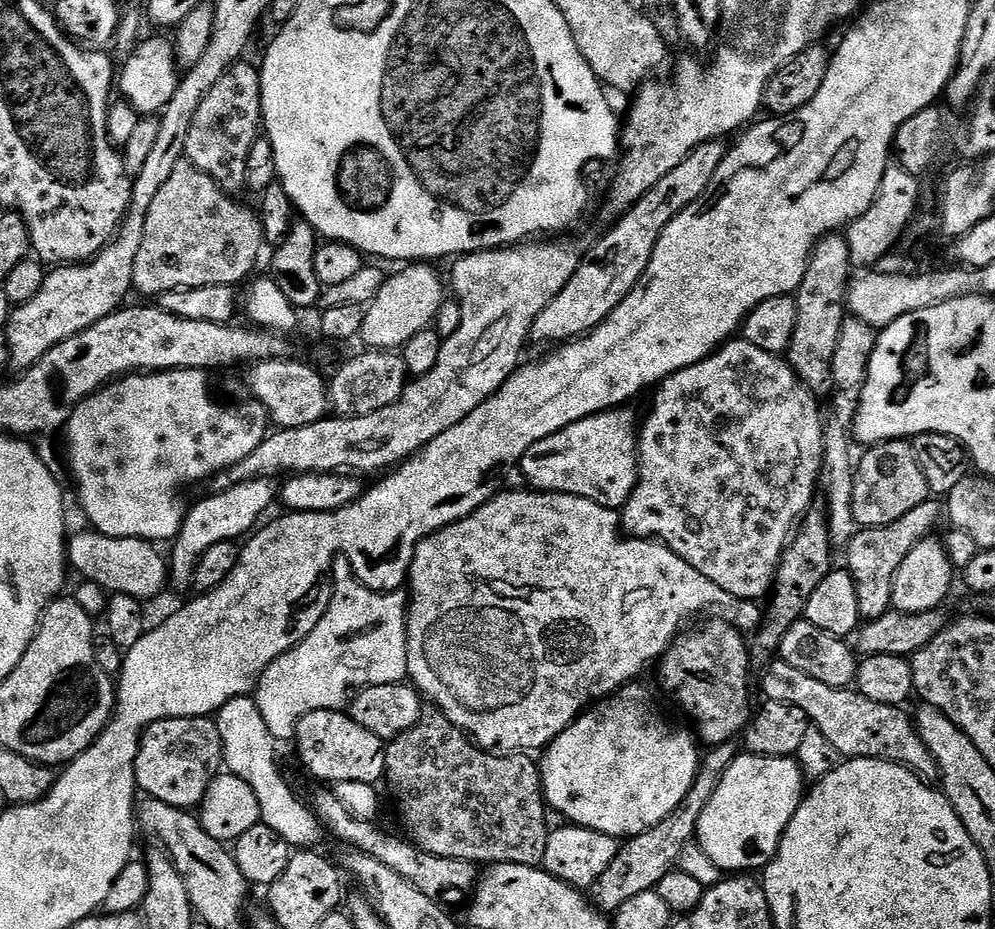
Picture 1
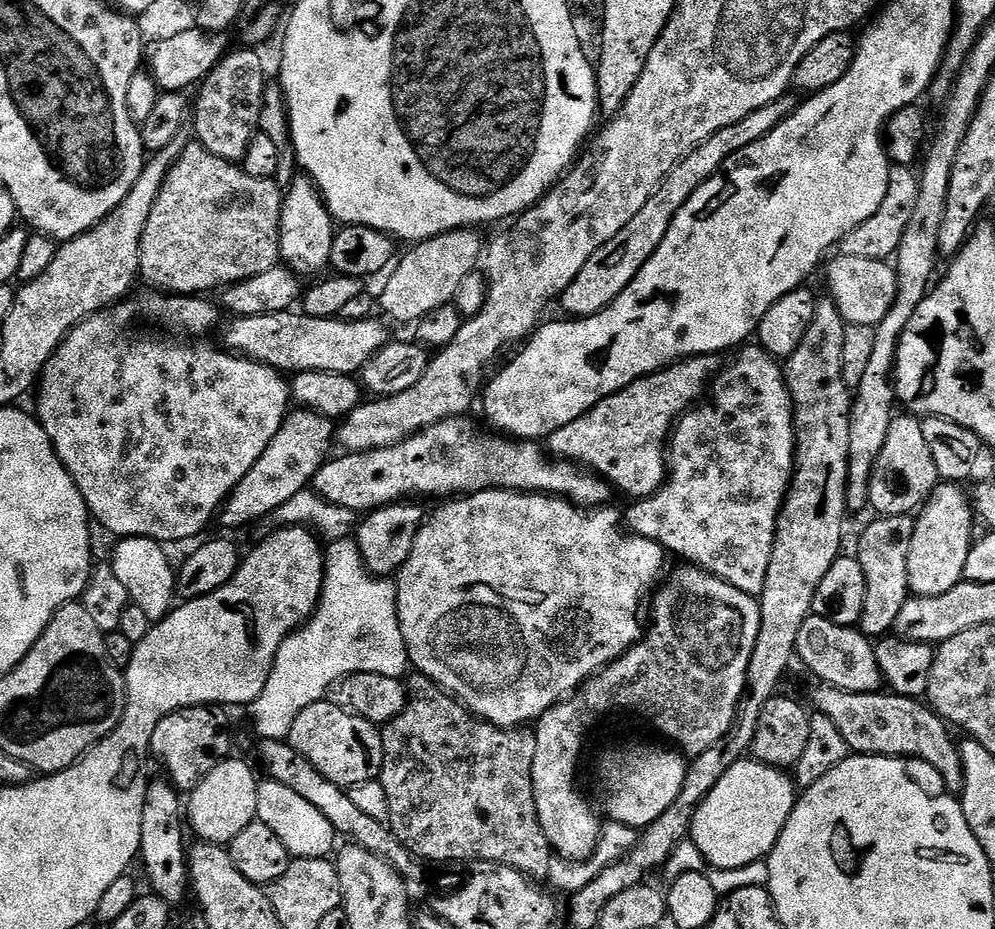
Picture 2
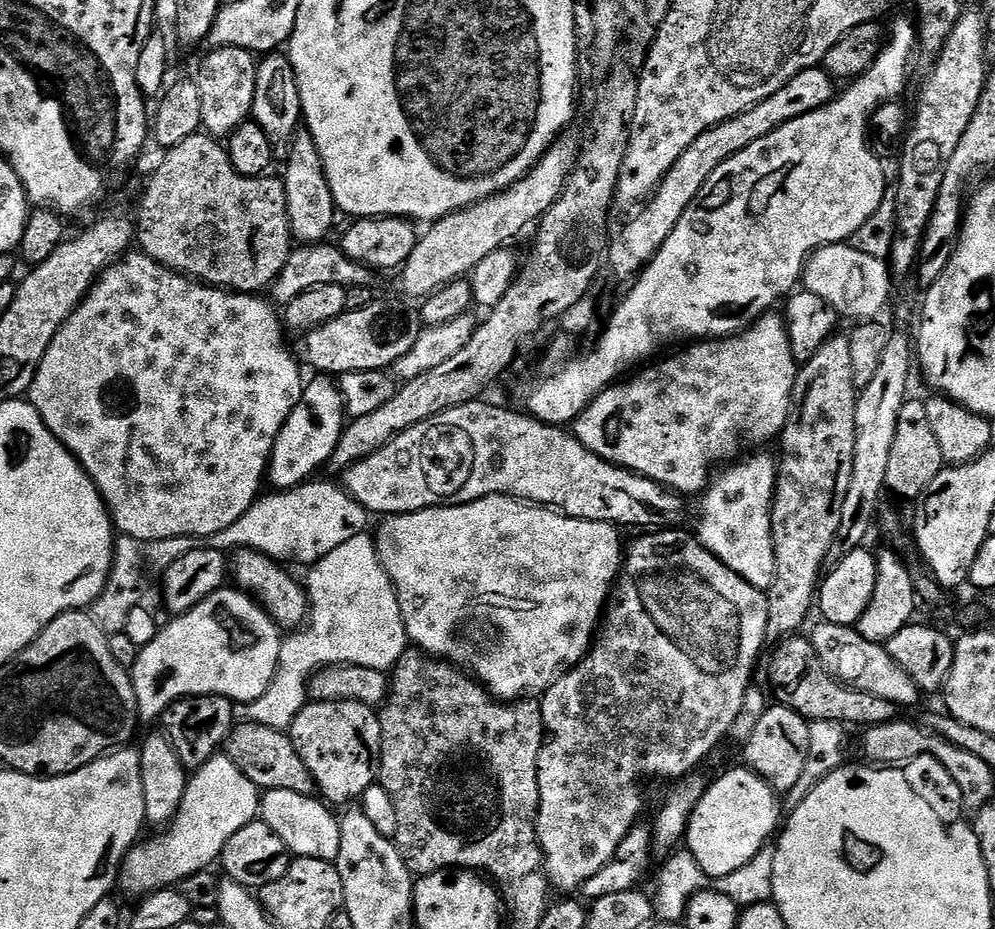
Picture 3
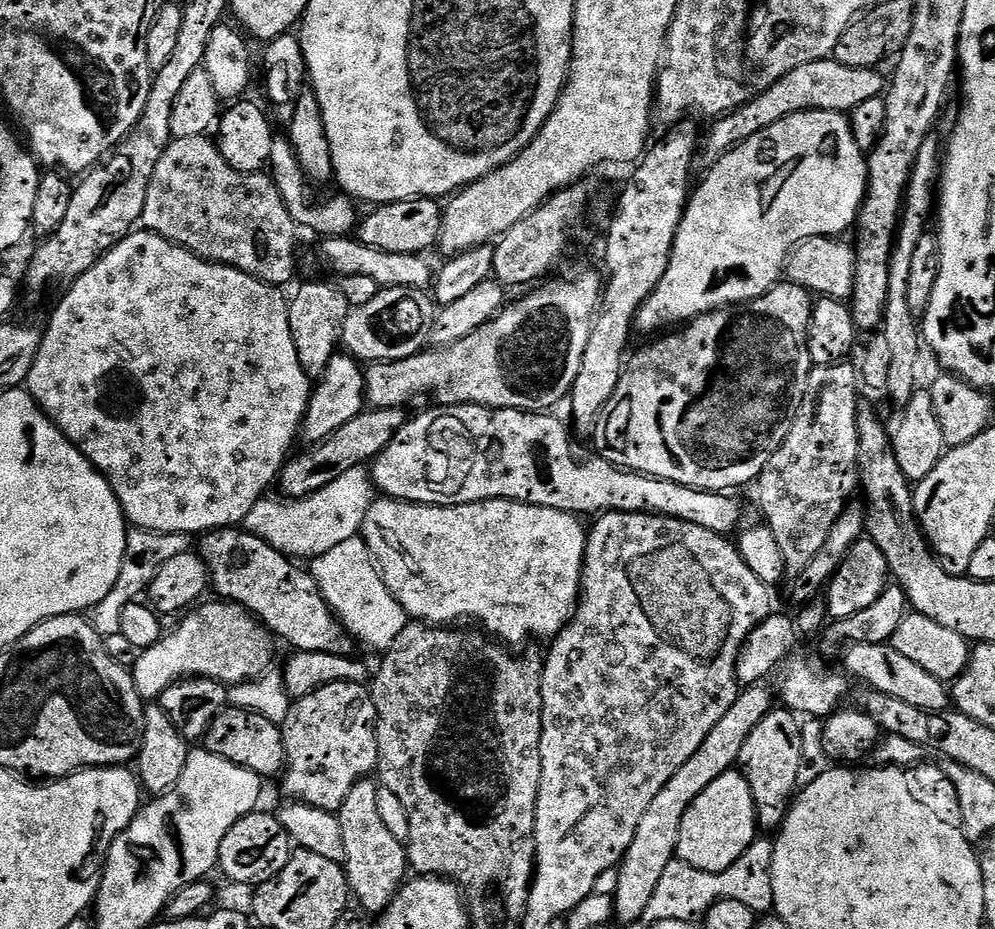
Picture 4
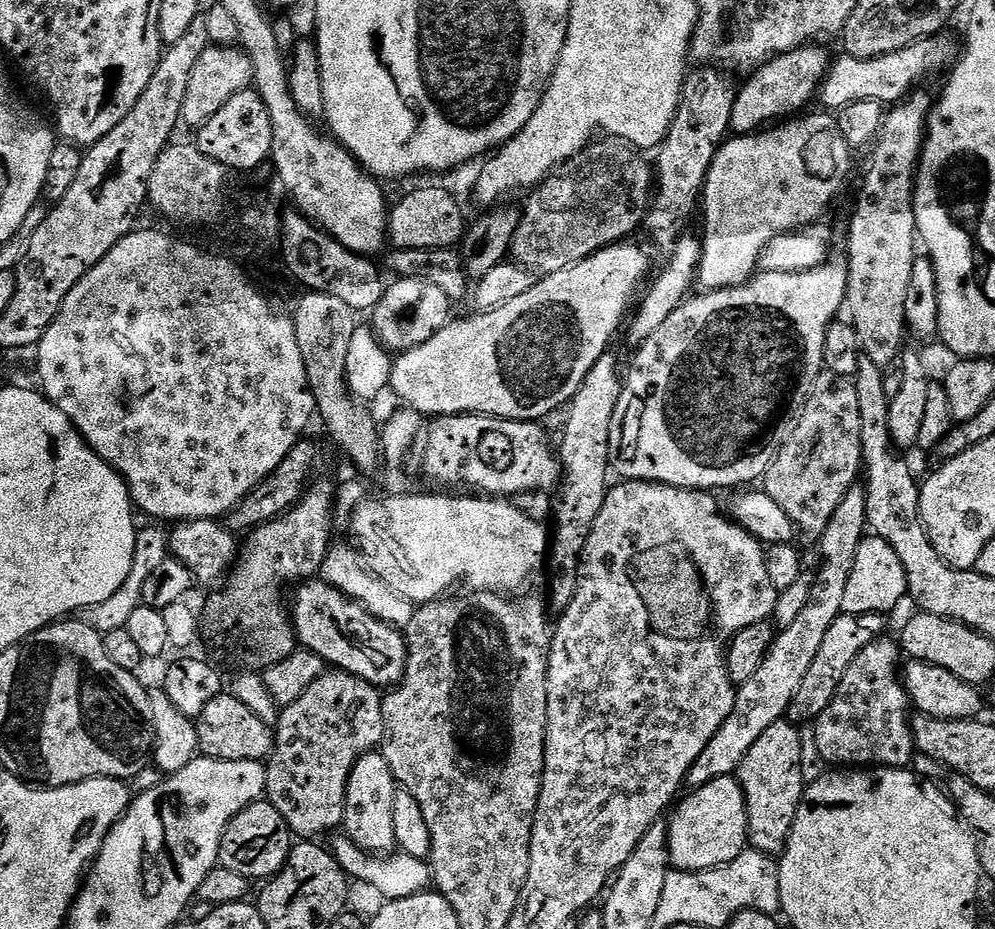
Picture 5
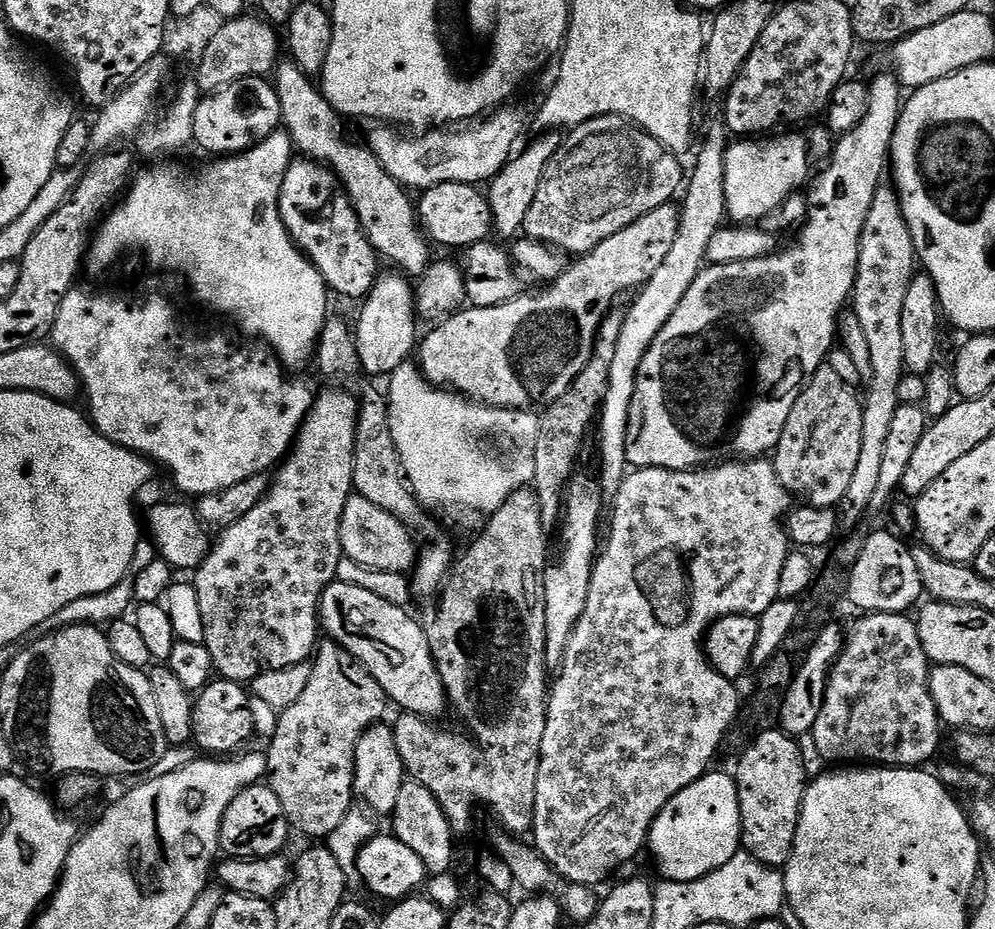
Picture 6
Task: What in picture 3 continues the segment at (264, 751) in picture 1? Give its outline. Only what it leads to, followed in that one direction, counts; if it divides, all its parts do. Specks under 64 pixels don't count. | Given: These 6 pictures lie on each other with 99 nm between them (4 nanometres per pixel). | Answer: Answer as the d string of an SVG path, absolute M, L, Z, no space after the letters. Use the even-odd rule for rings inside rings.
M267 790L260 797L259 819L263 820L266 826L270 826L270 830L274 830L274 834L278 834L282 842L286 842L289 853L293 857L305 856L306 858L335 861L338 820L335 815L332 817L331 811L333 812L333 809L315 795L294 794L294 790Z

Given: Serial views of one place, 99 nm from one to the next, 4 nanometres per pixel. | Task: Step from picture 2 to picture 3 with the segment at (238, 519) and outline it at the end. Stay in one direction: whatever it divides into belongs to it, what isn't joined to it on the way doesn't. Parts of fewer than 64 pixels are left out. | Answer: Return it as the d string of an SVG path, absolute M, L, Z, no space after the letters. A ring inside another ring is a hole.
M328 374L313 375L313 380L309 379L304 386L304 393L298 402L298 406L294 406L294 410L290 410L290 418L286 418L286 422L282 426L282 430L278 434L278 438L274 442L274 450L272 457L268 459L268 467L266 469L267 483L273 489L283 490L298 487L305 481L311 481L319 468L323 469L327 465L329 458L336 452L336 447L340 441L340 436L346 427L346 413L344 411L344 399L340 393L337 381Z

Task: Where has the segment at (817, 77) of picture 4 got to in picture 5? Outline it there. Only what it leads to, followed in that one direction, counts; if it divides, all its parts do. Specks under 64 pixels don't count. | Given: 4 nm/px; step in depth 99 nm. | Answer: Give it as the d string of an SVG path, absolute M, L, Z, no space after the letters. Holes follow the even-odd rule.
M939 34L930 36L928 39L920 39L896 53L888 53L869 60L859 60L856 57L840 54L837 60L835 57L831 61L828 75L824 77L824 82L820 86L819 103L824 103L828 107L825 109L828 110L843 110L848 104L859 100L878 100L888 106L895 105L919 85L916 84L919 80L942 71L944 67L947 69L957 59L957 41L955 44L946 35Z

